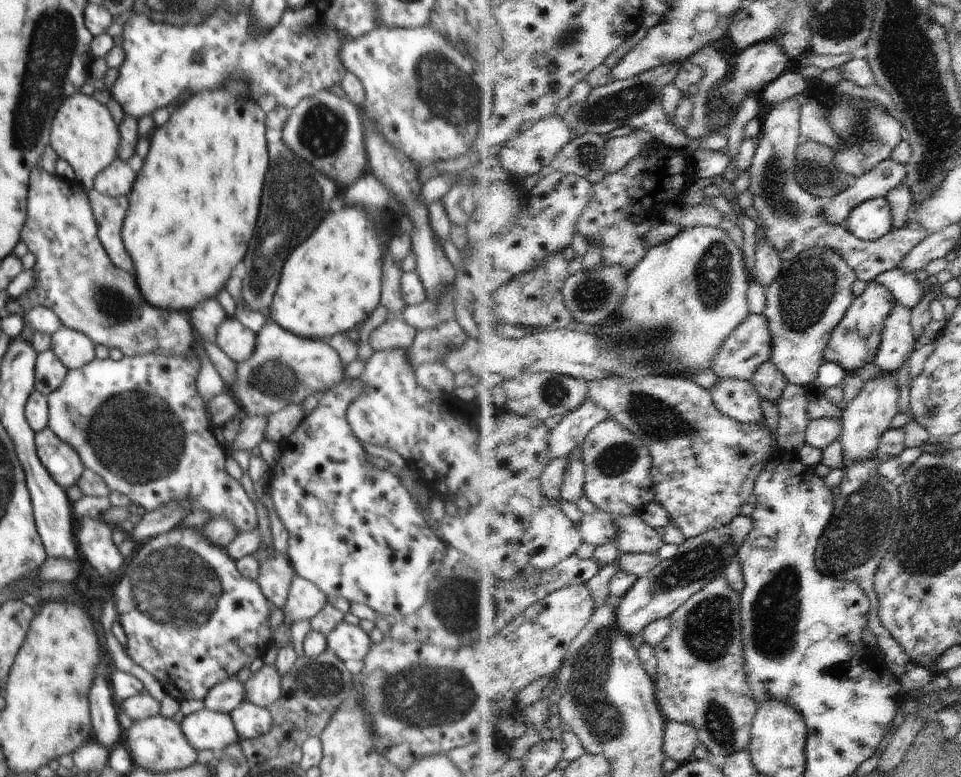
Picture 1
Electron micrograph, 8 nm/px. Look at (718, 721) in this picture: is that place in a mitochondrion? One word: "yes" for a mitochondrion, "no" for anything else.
yes

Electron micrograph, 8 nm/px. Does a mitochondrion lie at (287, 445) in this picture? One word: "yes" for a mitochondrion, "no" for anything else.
no

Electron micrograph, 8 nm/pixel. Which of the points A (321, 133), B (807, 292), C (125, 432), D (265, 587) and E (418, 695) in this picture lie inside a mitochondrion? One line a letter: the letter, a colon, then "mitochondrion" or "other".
A: mitochondrion
B: mitochondrion
C: mitochondrion
D: other
E: mitochondrion

